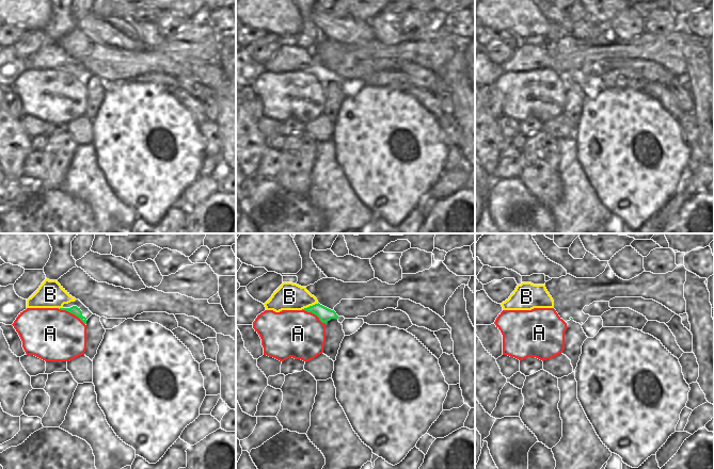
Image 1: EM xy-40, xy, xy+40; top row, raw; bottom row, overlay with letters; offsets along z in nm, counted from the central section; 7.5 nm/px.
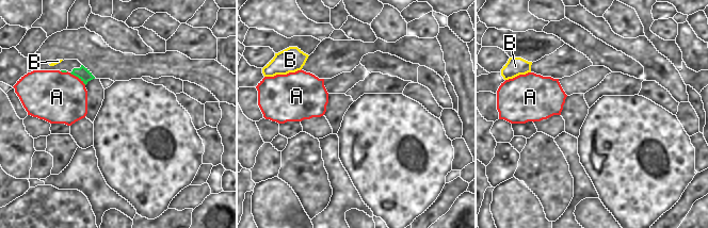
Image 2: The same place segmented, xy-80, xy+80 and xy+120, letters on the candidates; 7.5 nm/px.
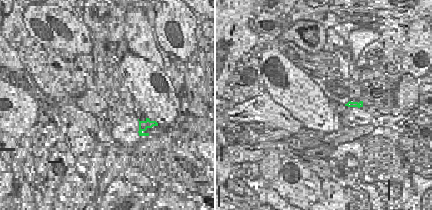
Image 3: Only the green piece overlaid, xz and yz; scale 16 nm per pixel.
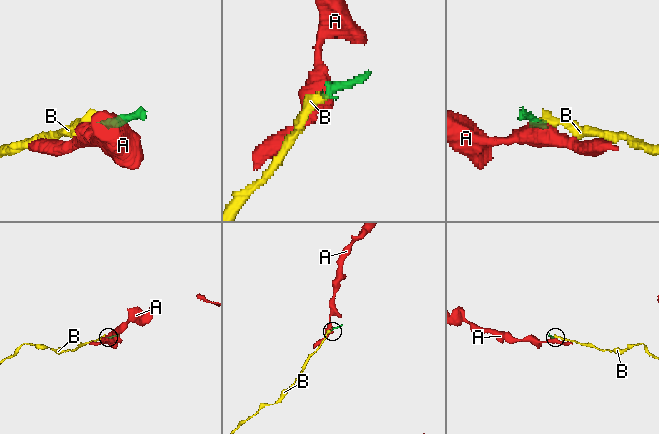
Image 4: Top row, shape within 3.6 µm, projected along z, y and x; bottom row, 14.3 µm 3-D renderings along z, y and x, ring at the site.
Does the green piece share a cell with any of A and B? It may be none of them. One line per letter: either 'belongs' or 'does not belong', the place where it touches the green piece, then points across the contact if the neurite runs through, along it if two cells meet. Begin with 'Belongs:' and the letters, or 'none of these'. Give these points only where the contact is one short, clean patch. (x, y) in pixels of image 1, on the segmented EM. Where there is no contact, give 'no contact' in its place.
Belongs: B
A: does not belong | xy-40 (73, 313) | along xy-40 (60, 308), (74, 313), (84, 324)
B: belongs | xy (311, 306) | across xy (324, 314), (311, 306), (304, 300), (289, 296)

